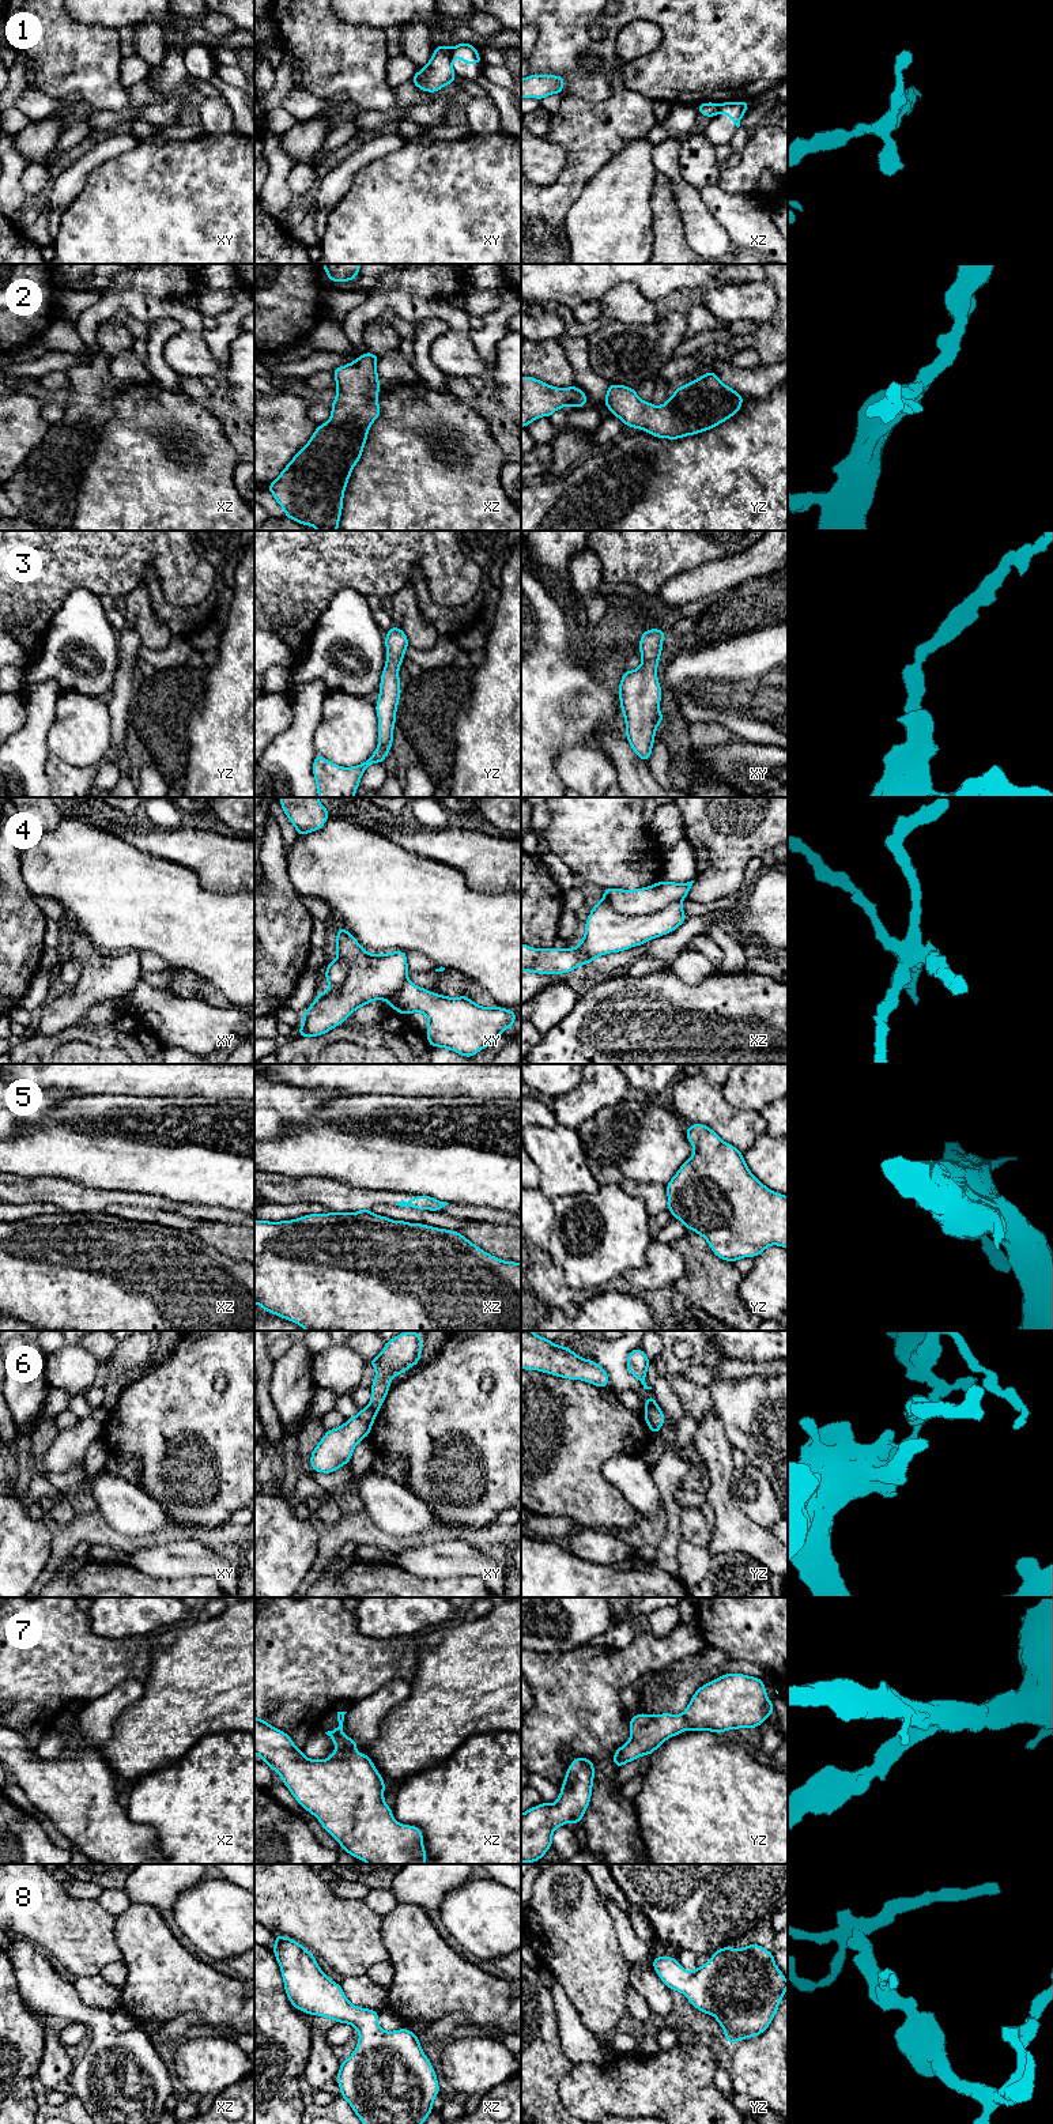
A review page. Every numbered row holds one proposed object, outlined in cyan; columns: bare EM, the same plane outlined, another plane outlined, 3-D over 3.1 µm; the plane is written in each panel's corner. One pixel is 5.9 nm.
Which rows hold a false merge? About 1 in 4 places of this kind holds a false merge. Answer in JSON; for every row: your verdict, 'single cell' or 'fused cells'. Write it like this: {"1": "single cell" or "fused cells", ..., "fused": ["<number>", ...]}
{"1": "fused cells", "2": "single cell", "3": "single cell", "4": "fused cells", "5": "fused cells", "6": "fused cells", "7": "single cell", "8": "single cell", "fused": ["1", "4", "5", "6"]}

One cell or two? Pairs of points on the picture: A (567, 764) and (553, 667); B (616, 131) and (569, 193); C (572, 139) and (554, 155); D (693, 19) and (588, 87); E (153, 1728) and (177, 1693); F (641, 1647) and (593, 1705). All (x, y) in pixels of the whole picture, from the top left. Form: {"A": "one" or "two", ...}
{"A": "two", "B": "one", "C": "two", "D": "one", "E": "one", "F": "one"}

